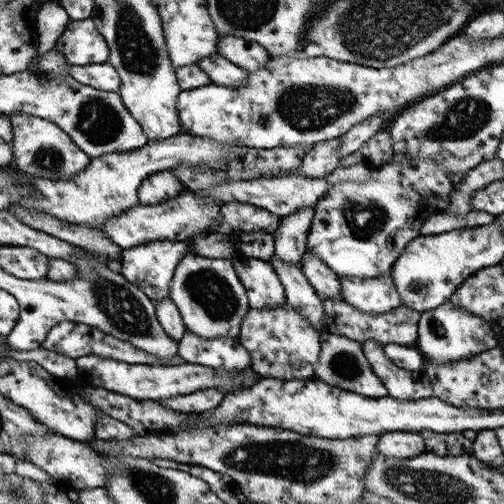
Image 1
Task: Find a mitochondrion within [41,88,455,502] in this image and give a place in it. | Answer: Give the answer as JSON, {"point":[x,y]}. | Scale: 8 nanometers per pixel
{"point":[291,460]}

